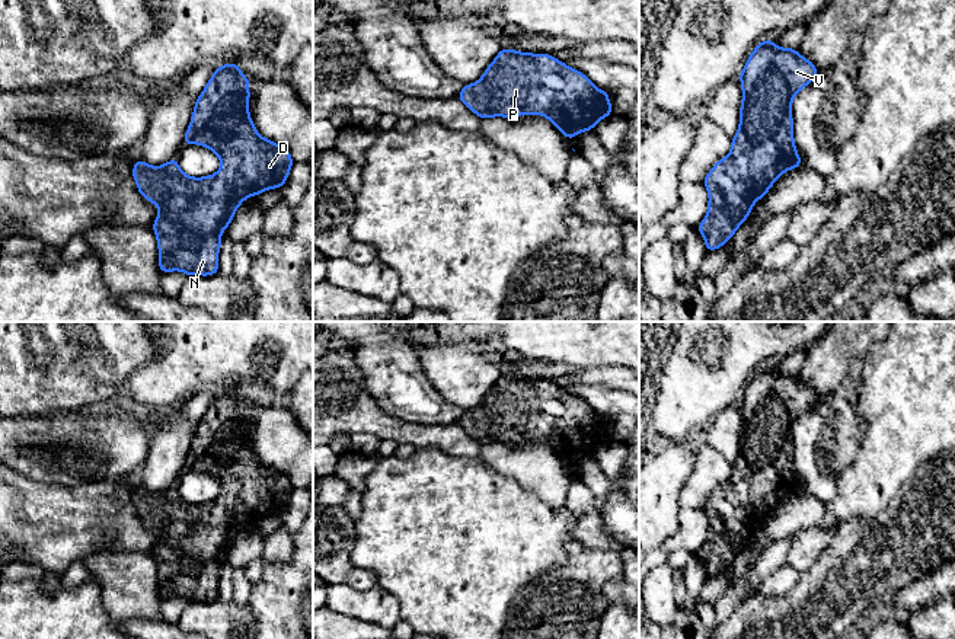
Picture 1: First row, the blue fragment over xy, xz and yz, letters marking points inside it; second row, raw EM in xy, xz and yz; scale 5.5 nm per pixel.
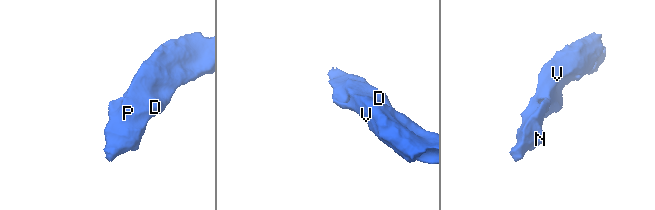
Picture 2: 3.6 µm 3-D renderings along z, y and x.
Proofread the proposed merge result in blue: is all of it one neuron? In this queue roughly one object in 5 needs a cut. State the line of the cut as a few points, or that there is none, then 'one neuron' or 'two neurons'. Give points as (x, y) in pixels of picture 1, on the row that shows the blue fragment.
no cut; one neuron

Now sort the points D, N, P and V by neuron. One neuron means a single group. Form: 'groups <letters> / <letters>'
groups D N P V

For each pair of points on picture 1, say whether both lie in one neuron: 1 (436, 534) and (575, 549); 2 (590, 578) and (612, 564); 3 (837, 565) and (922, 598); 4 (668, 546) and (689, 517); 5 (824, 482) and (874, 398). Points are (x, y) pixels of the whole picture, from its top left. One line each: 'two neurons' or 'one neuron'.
1: two neurons
2: one neuron
3: two neurons
4: one neuron
5: two neurons

